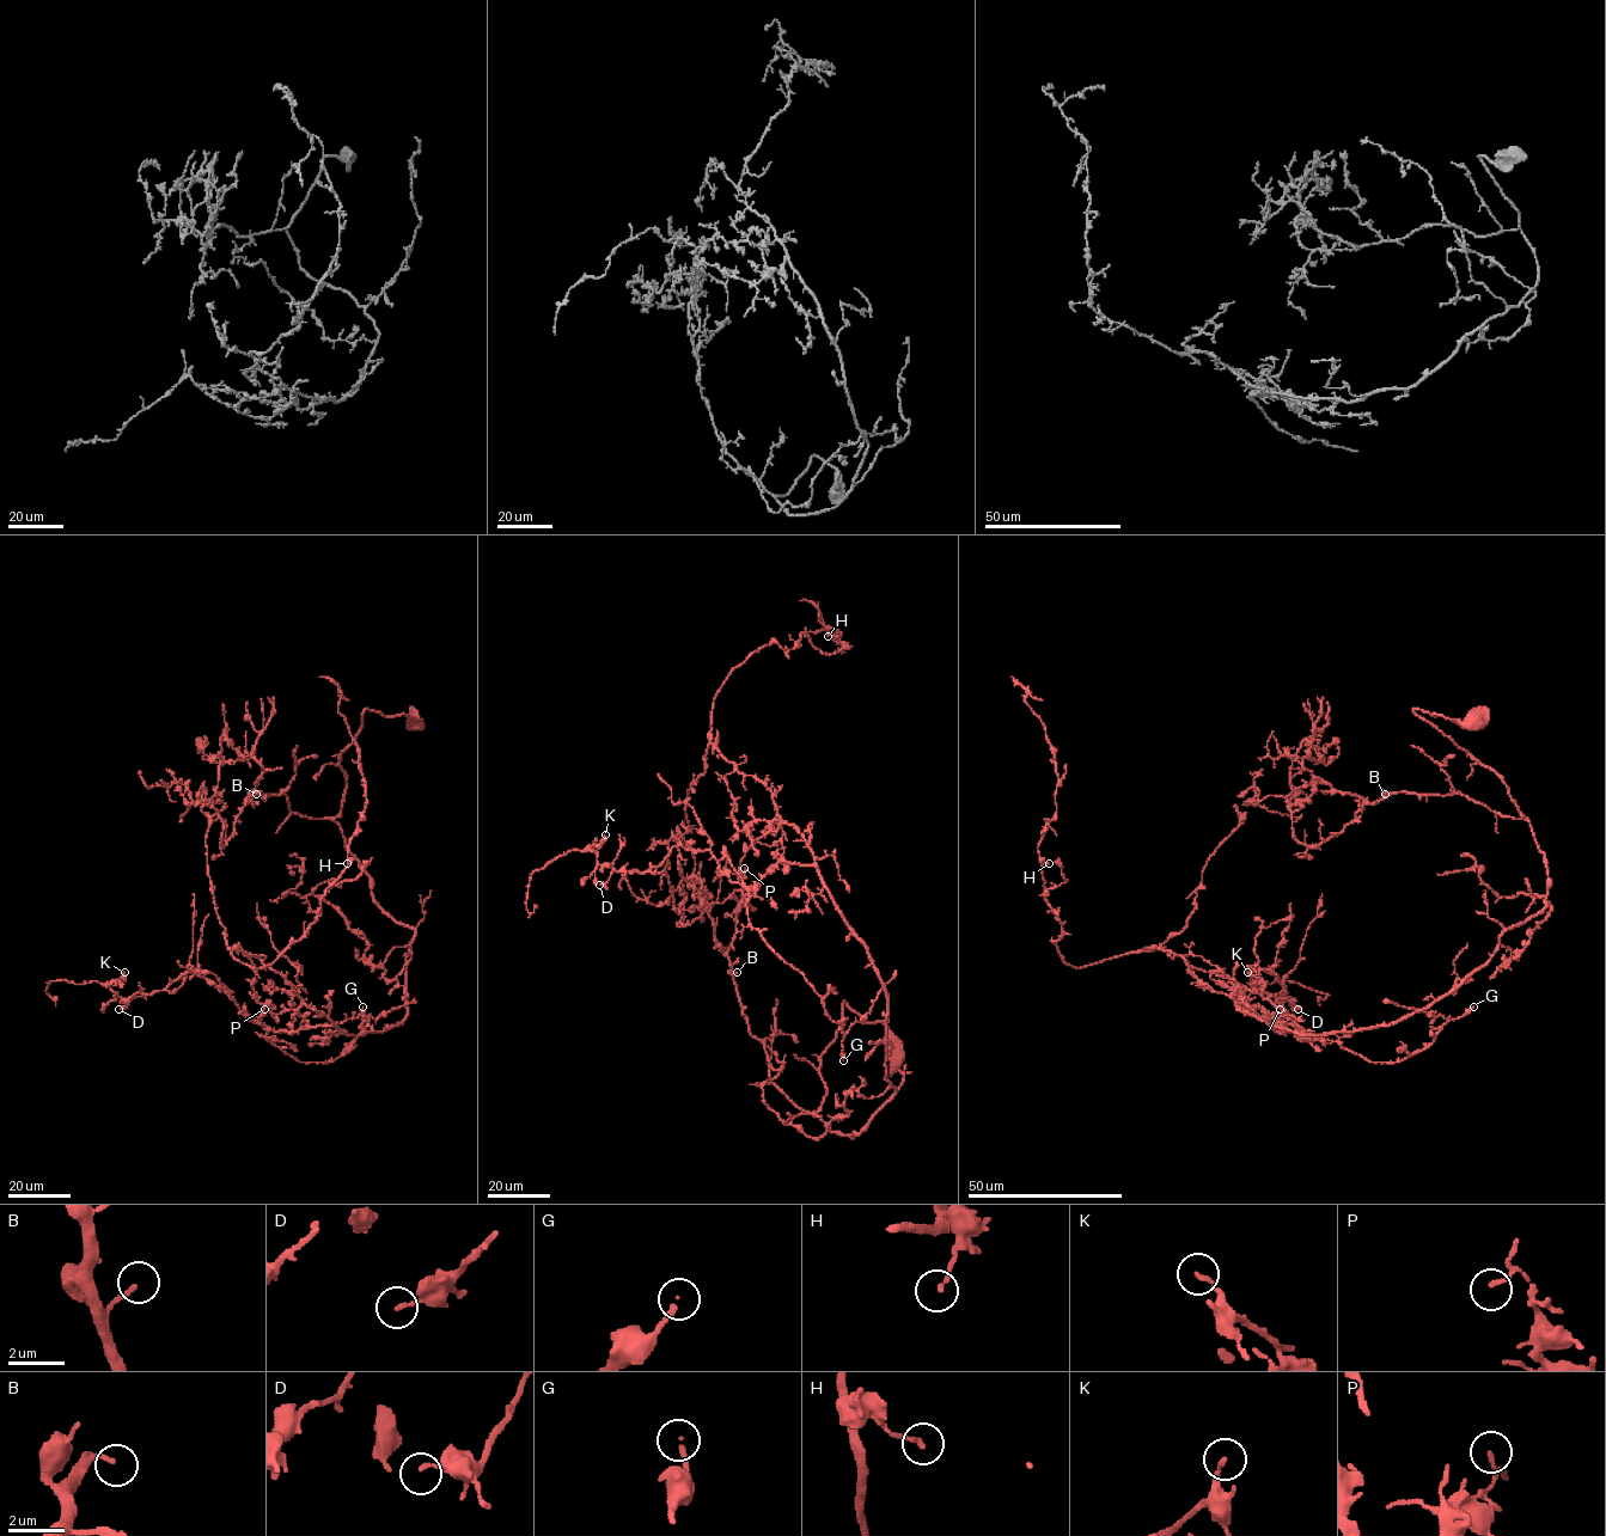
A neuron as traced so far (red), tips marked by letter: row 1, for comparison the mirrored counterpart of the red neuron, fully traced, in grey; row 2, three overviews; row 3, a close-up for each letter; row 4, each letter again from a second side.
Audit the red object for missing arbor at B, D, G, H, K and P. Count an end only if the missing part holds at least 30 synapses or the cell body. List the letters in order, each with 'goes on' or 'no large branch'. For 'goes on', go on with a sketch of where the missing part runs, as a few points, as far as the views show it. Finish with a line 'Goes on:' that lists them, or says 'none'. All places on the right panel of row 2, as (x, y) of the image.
B: no large branch
D: no large branch
G: no large branch
H: no large branch
K: no large branch
P: no large branch
Goes on: none

